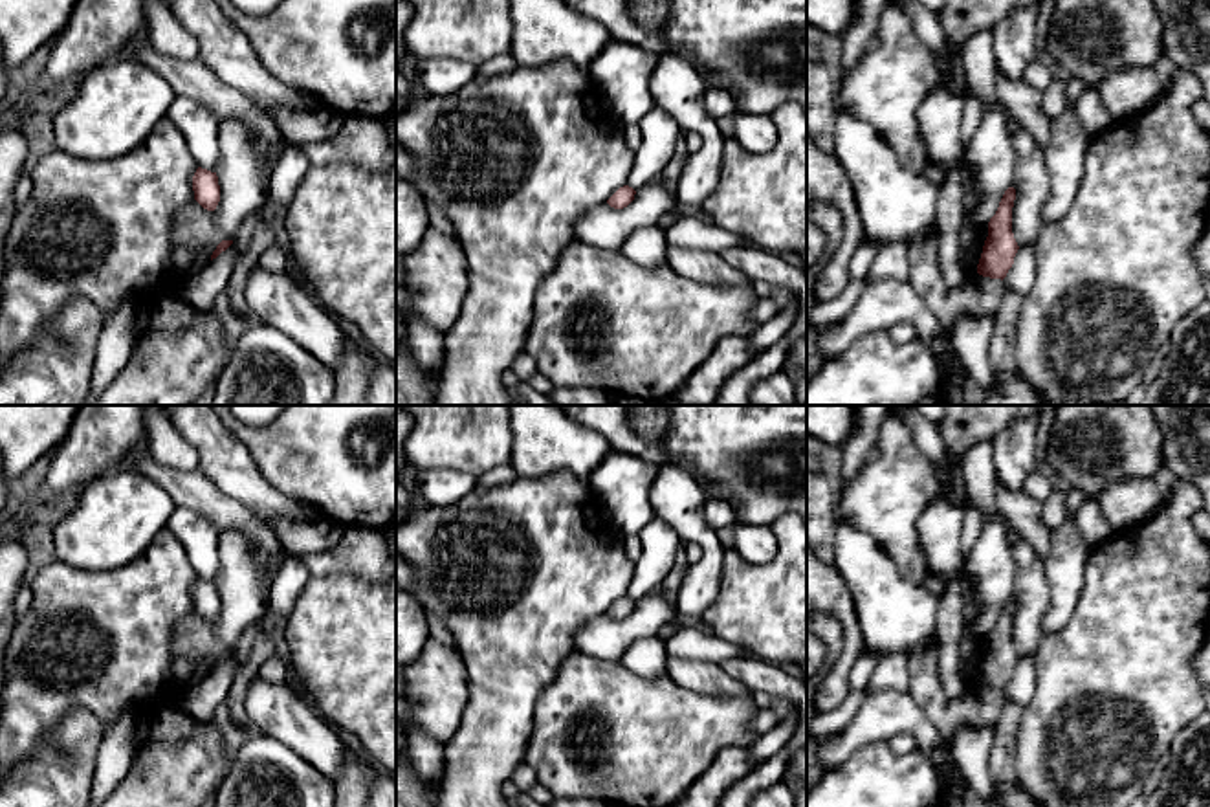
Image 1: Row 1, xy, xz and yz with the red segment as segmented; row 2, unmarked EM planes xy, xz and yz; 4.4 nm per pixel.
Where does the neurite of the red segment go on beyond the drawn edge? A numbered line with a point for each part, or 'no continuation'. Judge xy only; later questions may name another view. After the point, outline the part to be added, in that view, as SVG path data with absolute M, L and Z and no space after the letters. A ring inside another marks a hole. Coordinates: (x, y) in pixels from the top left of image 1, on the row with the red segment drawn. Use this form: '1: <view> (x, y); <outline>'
no continuation

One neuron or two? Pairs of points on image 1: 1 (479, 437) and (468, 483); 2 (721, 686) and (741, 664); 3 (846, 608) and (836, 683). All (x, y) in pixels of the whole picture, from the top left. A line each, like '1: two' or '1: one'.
1: two
2: two
3: one

